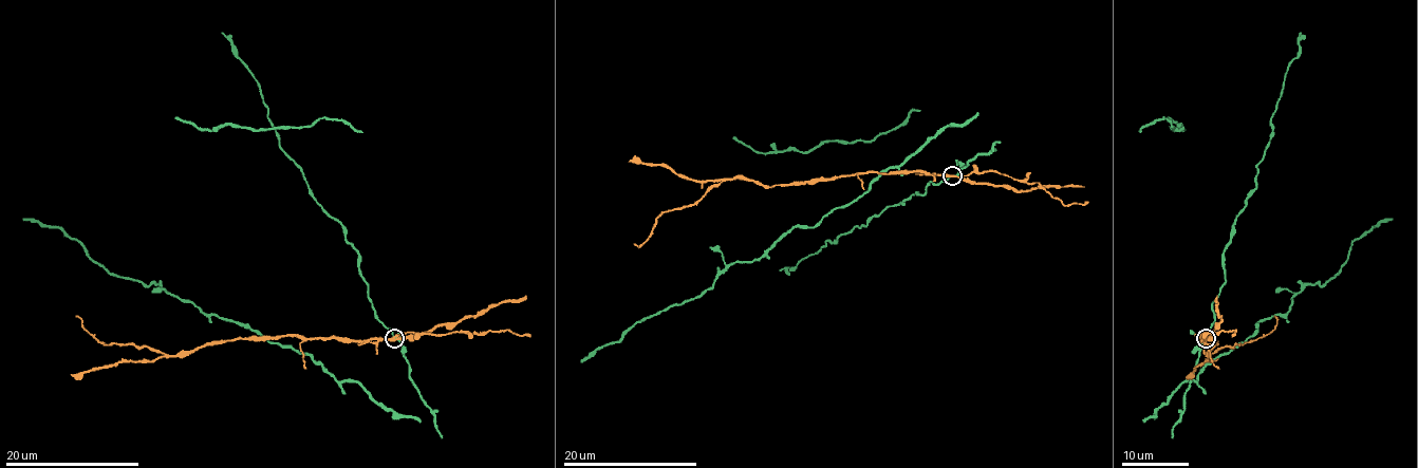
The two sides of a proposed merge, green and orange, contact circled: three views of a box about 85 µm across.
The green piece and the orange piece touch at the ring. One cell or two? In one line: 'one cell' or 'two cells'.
two cells

